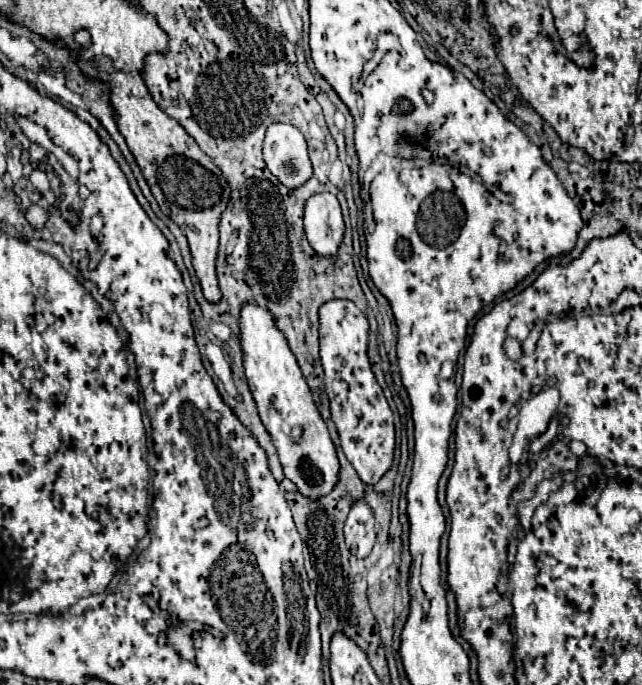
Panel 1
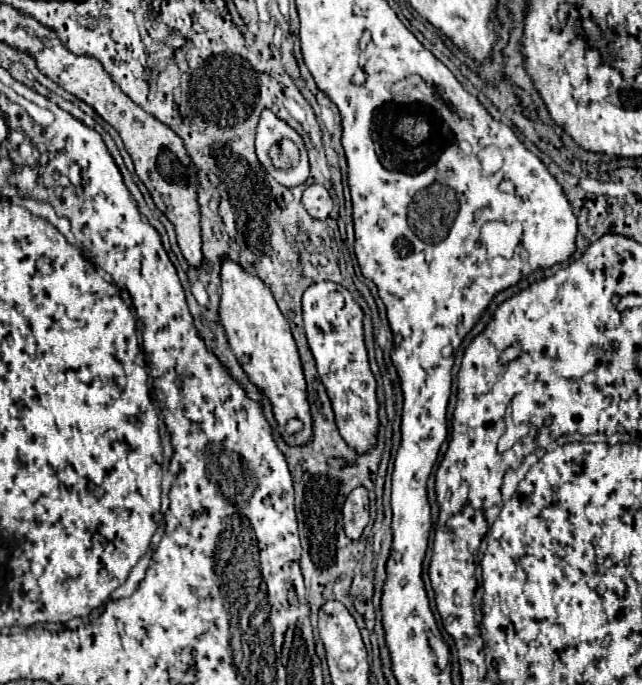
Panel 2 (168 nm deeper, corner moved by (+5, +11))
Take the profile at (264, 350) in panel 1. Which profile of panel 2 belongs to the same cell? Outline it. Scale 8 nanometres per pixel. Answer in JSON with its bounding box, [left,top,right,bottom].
[220,258,312,446]

